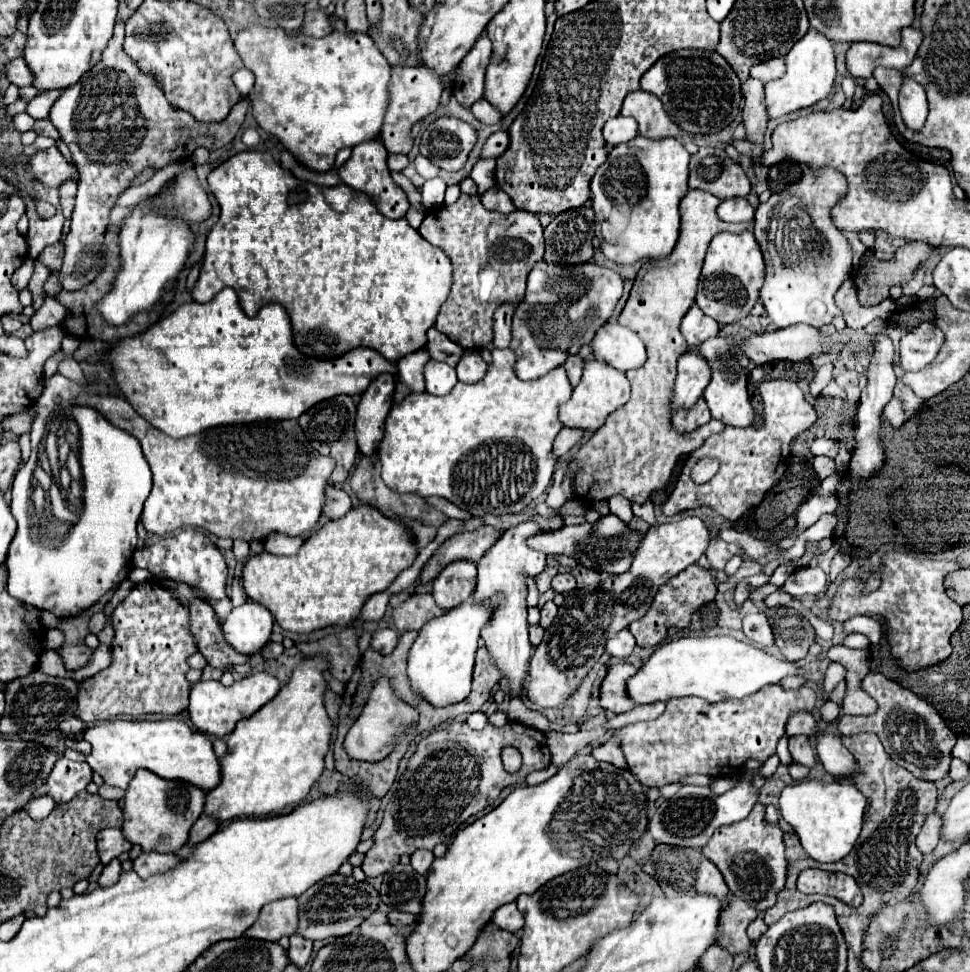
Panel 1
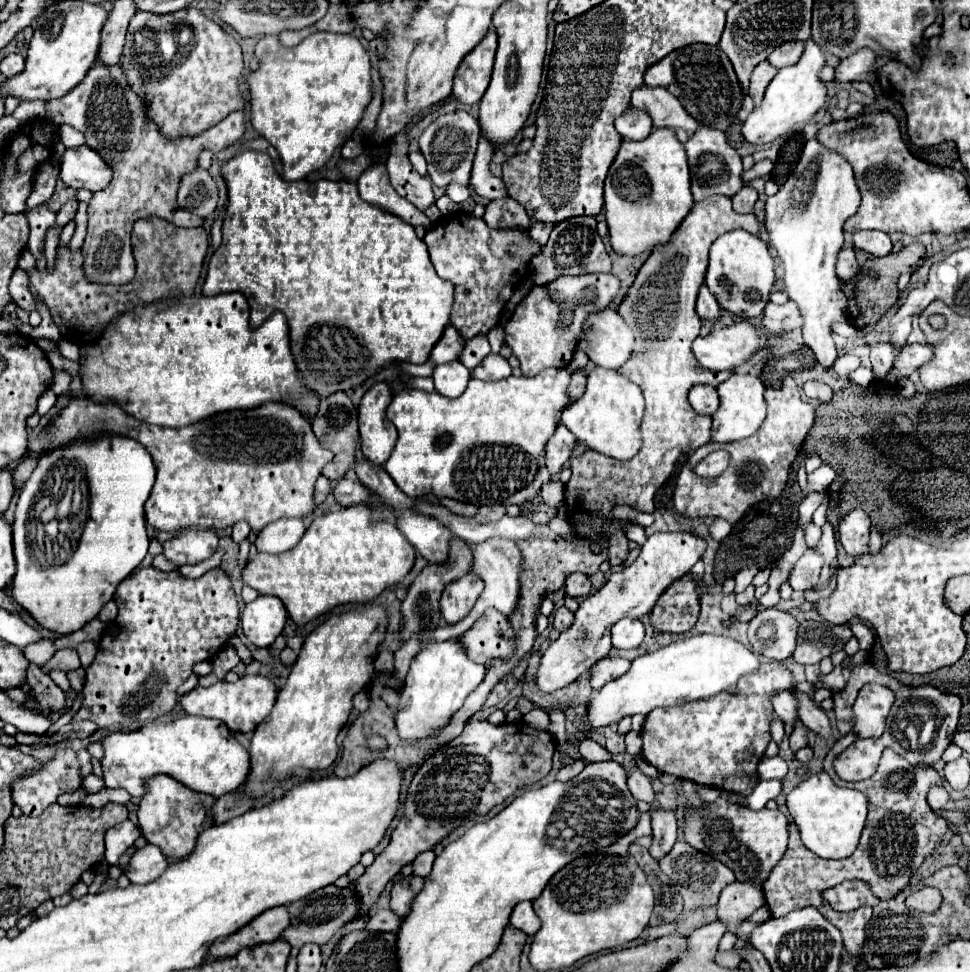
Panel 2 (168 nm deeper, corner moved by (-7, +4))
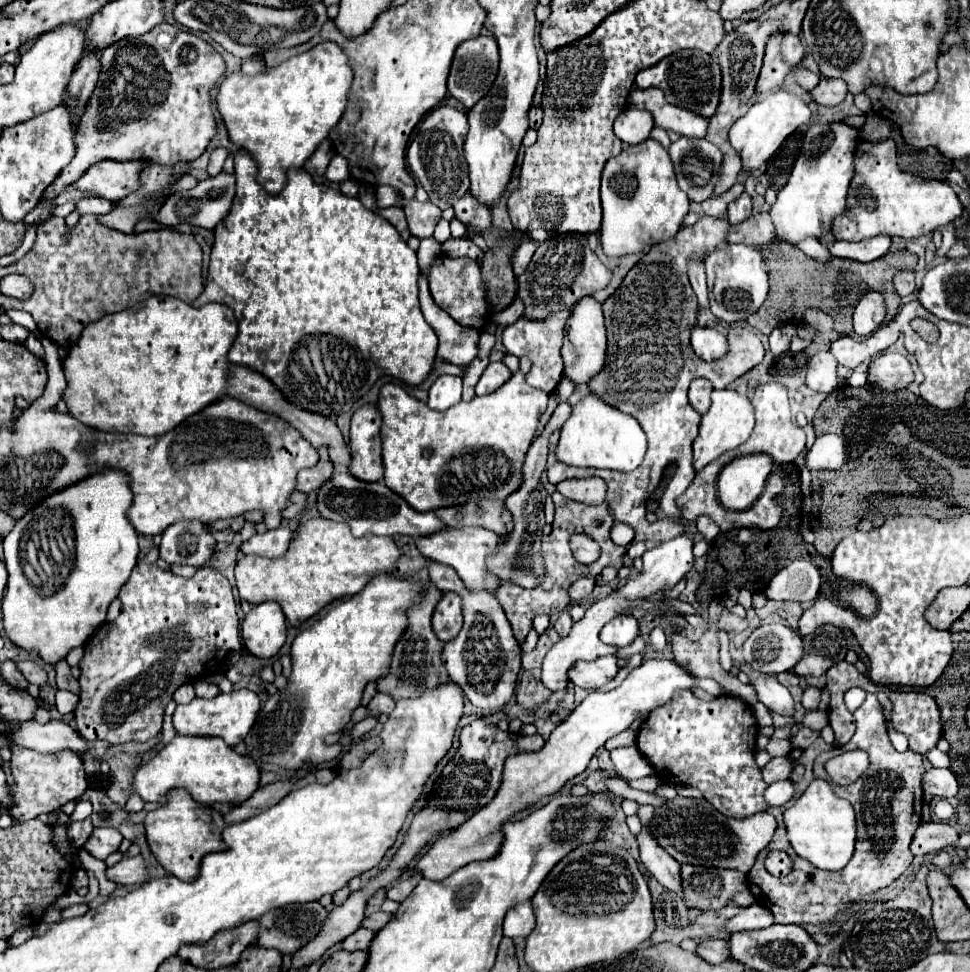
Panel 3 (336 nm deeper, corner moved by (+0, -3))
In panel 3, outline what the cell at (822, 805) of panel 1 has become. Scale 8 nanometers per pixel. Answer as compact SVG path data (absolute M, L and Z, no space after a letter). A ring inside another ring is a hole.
M823 779L811 781L807 791L793 803L793 807L785 811L785 827L793 851L819 869L839 871L849 863L853 855L853 845L855 845L853 807L847 799L837 797L831 785Z

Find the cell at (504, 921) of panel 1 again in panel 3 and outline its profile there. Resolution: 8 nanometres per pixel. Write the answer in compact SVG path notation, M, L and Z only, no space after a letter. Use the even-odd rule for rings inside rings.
M523 901L507 911L505 923L503 923L503 933L511 939L529 937L533 927L535 927L535 913L531 907L531 901Z

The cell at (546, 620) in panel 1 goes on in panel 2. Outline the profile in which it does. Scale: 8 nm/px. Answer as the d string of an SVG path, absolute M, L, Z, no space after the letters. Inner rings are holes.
M562 606L562 608L558 608L558 610L554 612L554 622L552 622L552 626L562 632L564 628L568 628L568 624L572 624L572 616L574 616L574 614L572 614L568 608Z

